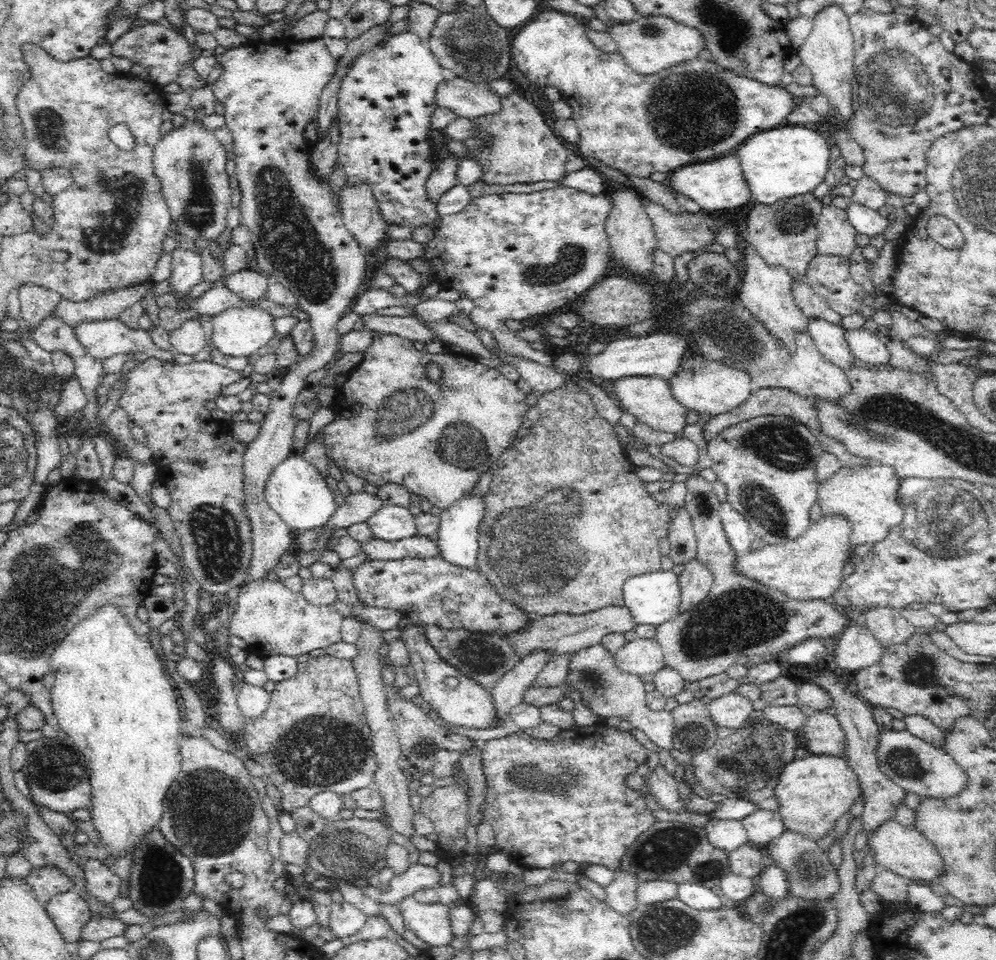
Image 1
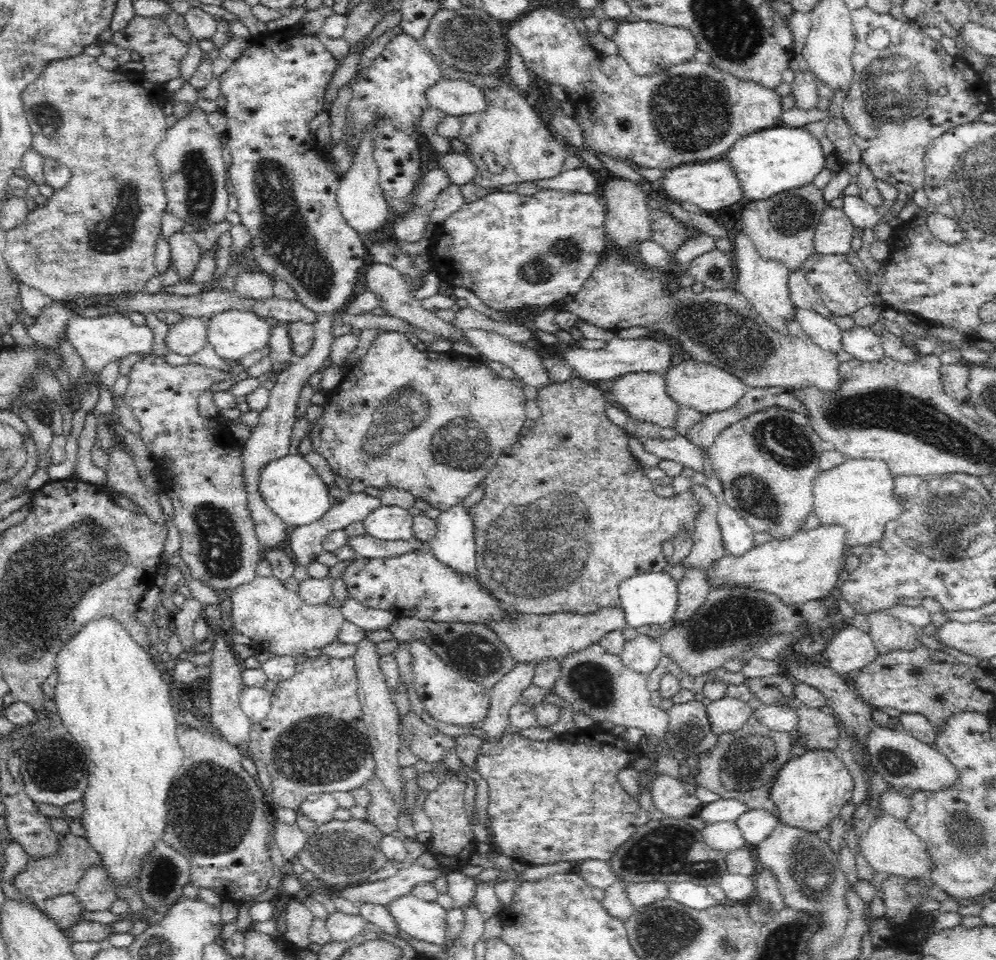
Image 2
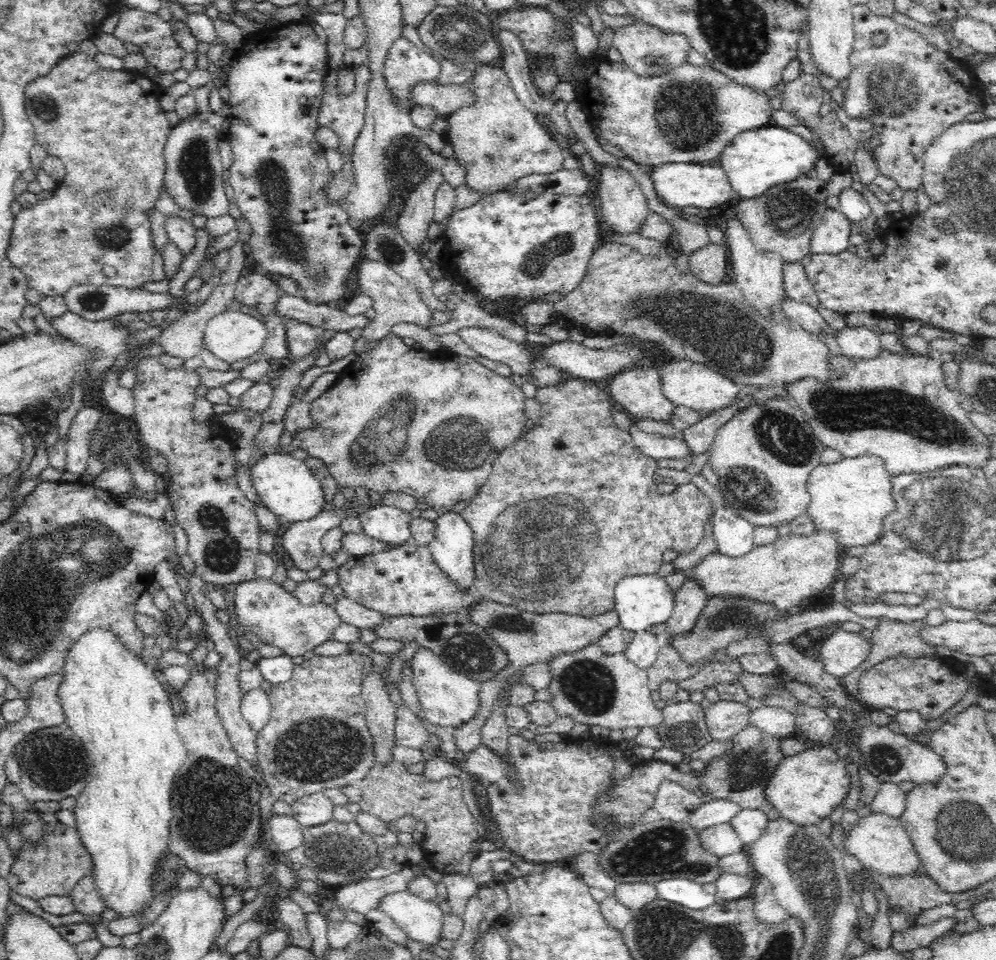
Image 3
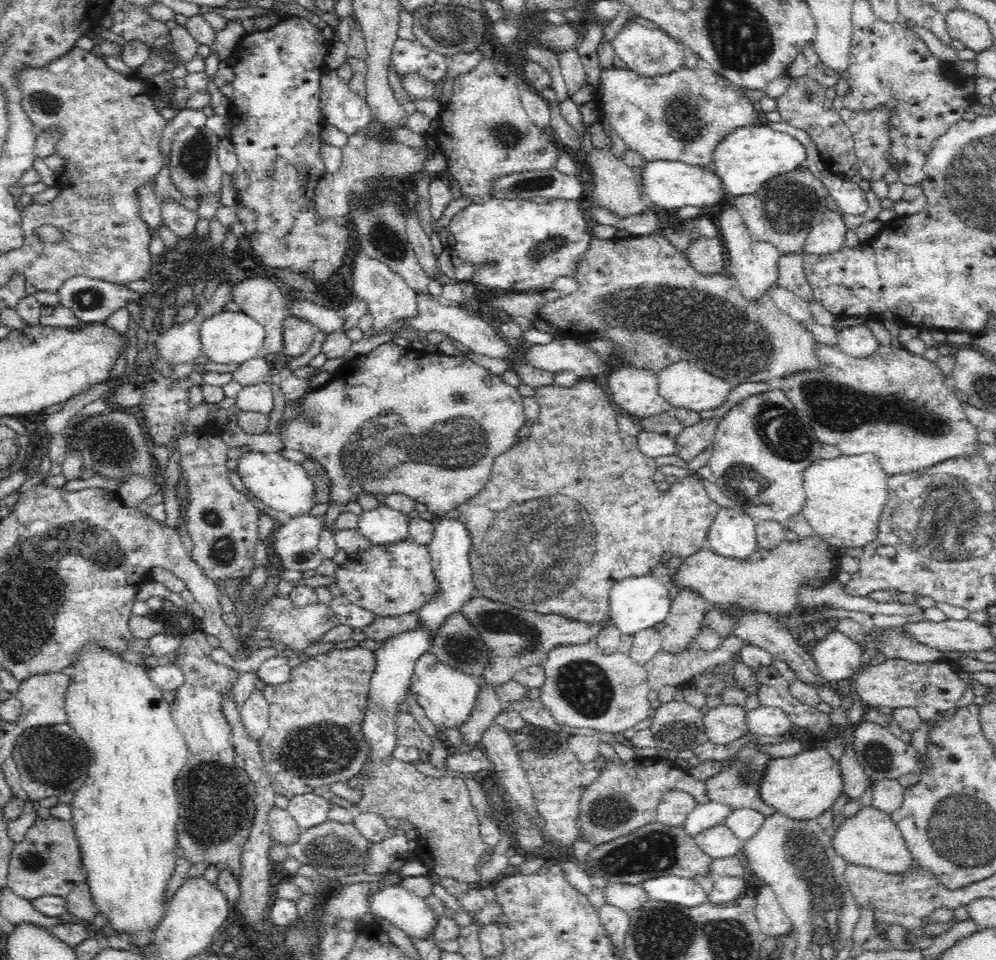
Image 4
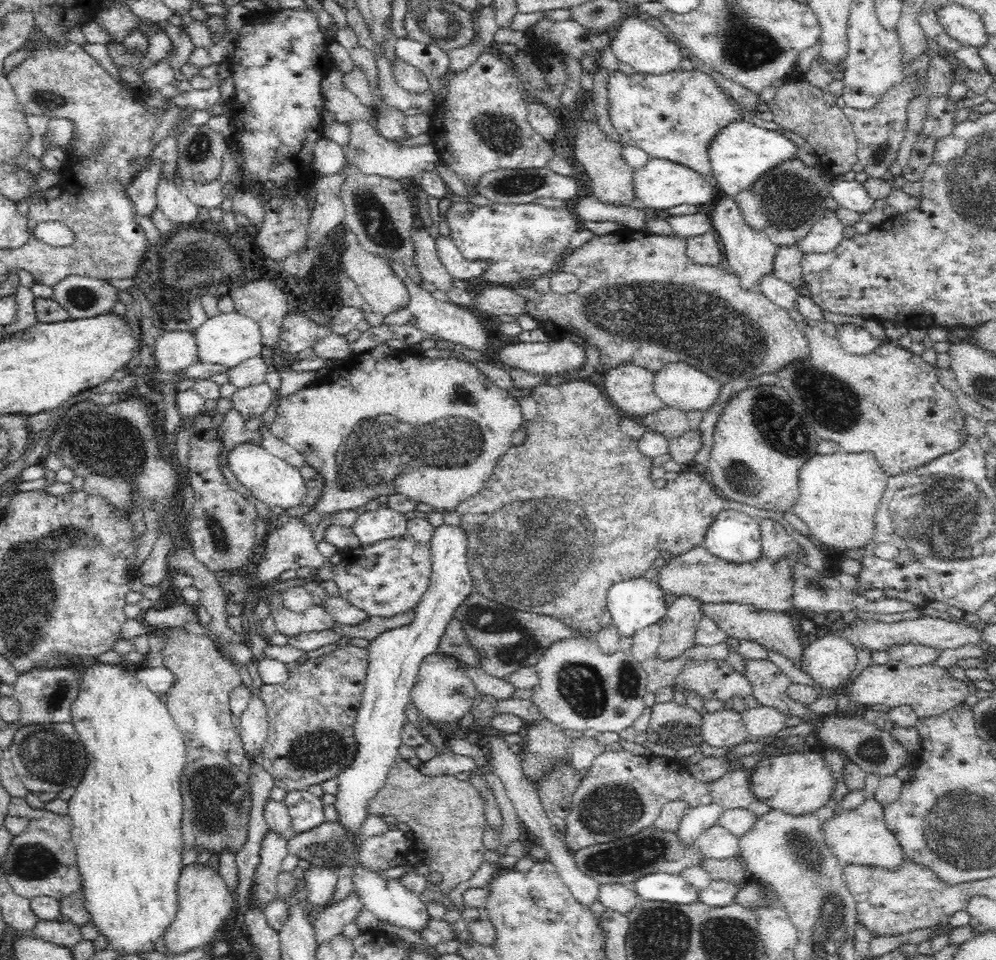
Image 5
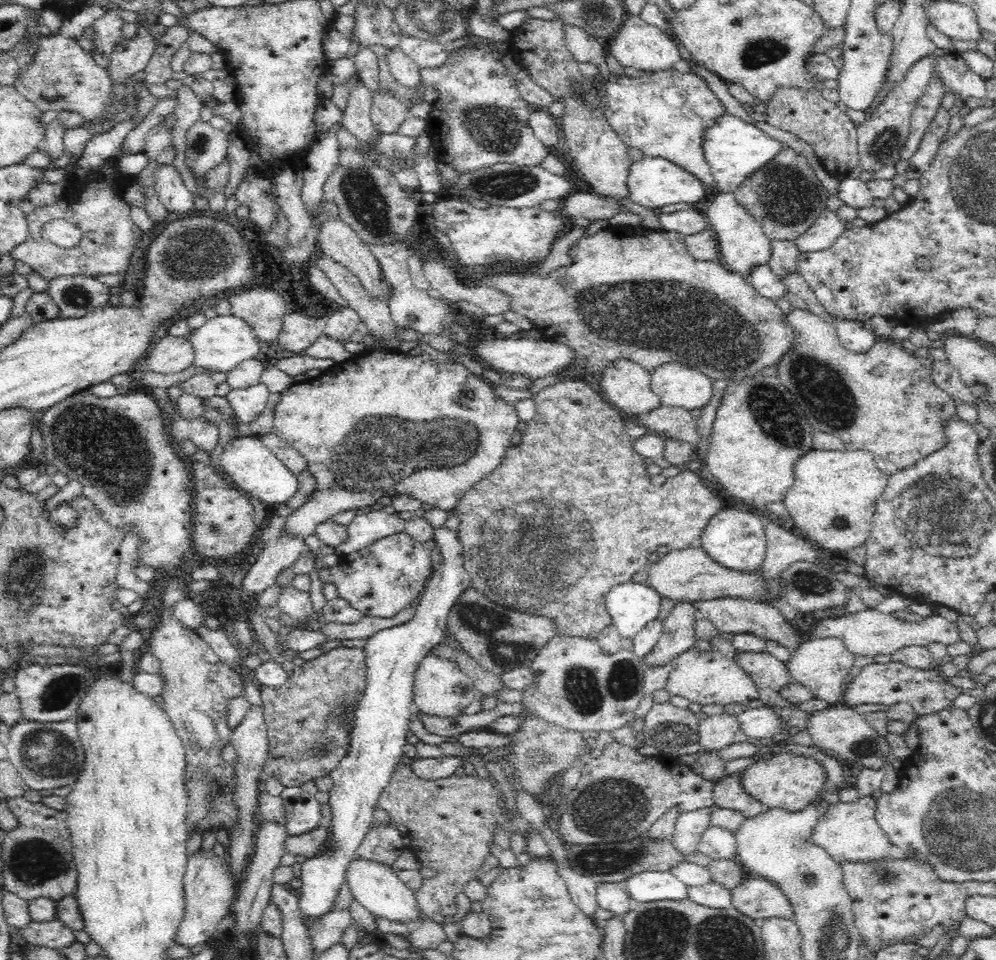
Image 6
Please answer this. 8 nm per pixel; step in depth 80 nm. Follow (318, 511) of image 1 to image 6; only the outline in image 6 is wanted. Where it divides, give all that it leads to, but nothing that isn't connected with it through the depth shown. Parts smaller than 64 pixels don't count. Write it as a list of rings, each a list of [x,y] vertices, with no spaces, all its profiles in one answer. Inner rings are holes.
[[[257,436],[233,437],[220,454],[223,472],[237,485],[268,505],[285,504],[298,490],[297,476]]]

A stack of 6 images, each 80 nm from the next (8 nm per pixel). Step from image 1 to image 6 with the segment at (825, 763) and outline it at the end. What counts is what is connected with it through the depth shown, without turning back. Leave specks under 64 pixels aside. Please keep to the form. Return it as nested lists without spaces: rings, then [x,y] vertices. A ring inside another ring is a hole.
[[[783,751],[778,755],[766,754],[765,757],[755,760],[743,773],[740,781],[744,791],[770,809],[782,809],[789,812],[805,810],[812,802],[818,804],[822,790],[826,787],[827,776],[820,764],[819,757],[806,758]]]

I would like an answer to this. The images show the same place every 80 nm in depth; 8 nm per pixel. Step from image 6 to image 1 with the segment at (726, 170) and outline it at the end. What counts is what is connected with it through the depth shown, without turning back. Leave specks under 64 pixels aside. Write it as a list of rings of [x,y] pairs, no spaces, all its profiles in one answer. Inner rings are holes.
[[[784,124],[758,131],[734,150],[742,167],[743,177],[751,190],[751,198],[763,205],[780,199],[806,196],[824,181],[830,162],[829,135],[823,128],[810,125]]]

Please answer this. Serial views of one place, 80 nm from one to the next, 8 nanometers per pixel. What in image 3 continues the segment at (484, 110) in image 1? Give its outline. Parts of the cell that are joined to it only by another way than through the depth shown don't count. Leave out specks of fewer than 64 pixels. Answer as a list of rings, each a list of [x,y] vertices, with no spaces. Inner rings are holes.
[[[419,82],[411,88],[413,102],[416,105],[428,106],[435,109],[438,115],[449,115],[461,106],[471,105],[474,101],[474,93],[471,88],[466,88],[463,84],[439,85],[438,83]]]

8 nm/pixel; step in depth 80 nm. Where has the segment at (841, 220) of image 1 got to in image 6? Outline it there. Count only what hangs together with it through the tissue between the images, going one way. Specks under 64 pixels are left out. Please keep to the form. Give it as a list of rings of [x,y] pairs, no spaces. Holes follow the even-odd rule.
[[[823,210],[814,224],[793,241],[801,252],[818,252],[826,250],[844,232],[844,223],[834,211]]]

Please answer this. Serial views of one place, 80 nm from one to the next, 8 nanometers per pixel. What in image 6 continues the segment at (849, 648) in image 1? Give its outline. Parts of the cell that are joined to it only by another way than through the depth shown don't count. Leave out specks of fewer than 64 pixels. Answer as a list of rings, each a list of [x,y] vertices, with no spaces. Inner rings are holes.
[[[810,638],[801,641],[797,649],[791,653],[789,661],[785,664],[788,674],[794,683],[810,689],[813,698],[826,700],[832,706],[842,700],[842,686],[844,678],[850,674],[854,664],[854,655],[845,647],[839,638]]]

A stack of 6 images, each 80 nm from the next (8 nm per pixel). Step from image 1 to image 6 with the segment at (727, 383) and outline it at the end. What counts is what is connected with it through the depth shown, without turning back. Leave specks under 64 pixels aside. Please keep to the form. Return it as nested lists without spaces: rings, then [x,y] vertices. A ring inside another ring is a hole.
[[[666,363],[651,372],[651,389],[660,398],[661,405],[688,411],[706,407],[712,400],[712,383],[713,379],[703,372],[680,363]]]

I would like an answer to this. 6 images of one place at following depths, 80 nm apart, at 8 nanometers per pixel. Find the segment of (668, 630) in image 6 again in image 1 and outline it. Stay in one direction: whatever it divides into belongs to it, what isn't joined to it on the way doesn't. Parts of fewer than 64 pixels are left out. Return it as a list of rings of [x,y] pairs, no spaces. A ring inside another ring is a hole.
[[[692,559],[683,565],[684,570],[679,575],[681,599],[678,613],[688,612],[698,606],[713,585],[713,572],[705,564]]]

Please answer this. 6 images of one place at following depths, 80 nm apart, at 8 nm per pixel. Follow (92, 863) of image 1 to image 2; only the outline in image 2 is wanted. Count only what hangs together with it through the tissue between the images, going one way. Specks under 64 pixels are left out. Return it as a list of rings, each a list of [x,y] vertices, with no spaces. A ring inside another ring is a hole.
[[[101,865],[90,866],[86,870],[73,894],[82,903],[85,910],[90,912],[109,910],[112,903],[117,900],[114,883]]]

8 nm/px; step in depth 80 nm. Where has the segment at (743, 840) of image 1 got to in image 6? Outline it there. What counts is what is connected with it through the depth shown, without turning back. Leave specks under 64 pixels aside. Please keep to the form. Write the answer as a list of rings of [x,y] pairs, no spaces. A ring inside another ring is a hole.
[[[710,826],[702,834],[697,852],[709,856],[712,860],[730,860],[736,858],[737,838],[735,833]]]

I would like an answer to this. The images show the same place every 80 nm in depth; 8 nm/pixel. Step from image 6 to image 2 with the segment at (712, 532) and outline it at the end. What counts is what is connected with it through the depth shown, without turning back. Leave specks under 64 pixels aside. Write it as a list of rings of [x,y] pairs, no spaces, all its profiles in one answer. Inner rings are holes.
[[[721,501],[717,512],[722,535],[722,545],[731,556],[740,557],[749,552],[754,545],[755,530],[725,502]]]

